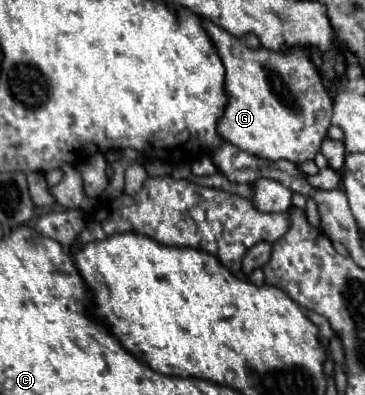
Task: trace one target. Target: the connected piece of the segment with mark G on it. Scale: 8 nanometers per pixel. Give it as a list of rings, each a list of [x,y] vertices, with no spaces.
[[[202,19],[202,27],[208,33],[210,41],[216,47],[216,53],[220,55],[224,67],[226,67],[226,77],[224,77],[224,91],[228,97],[228,103],[224,107],[222,117],[216,123],[218,135],[236,145],[238,149],[252,153],[256,157],[264,157],[270,161],[286,159],[292,163],[304,163],[314,159],[314,155],[320,151],[320,143],[330,127],[332,119],[332,99],[328,91],[324,89],[320,75],[316,67],[312,65],[308,53],[302,47],[292,47],[290,51],[270,51],[266,47],[250,49],[240,37],[230,35],[228,31],[220,29],[212,21]]]

